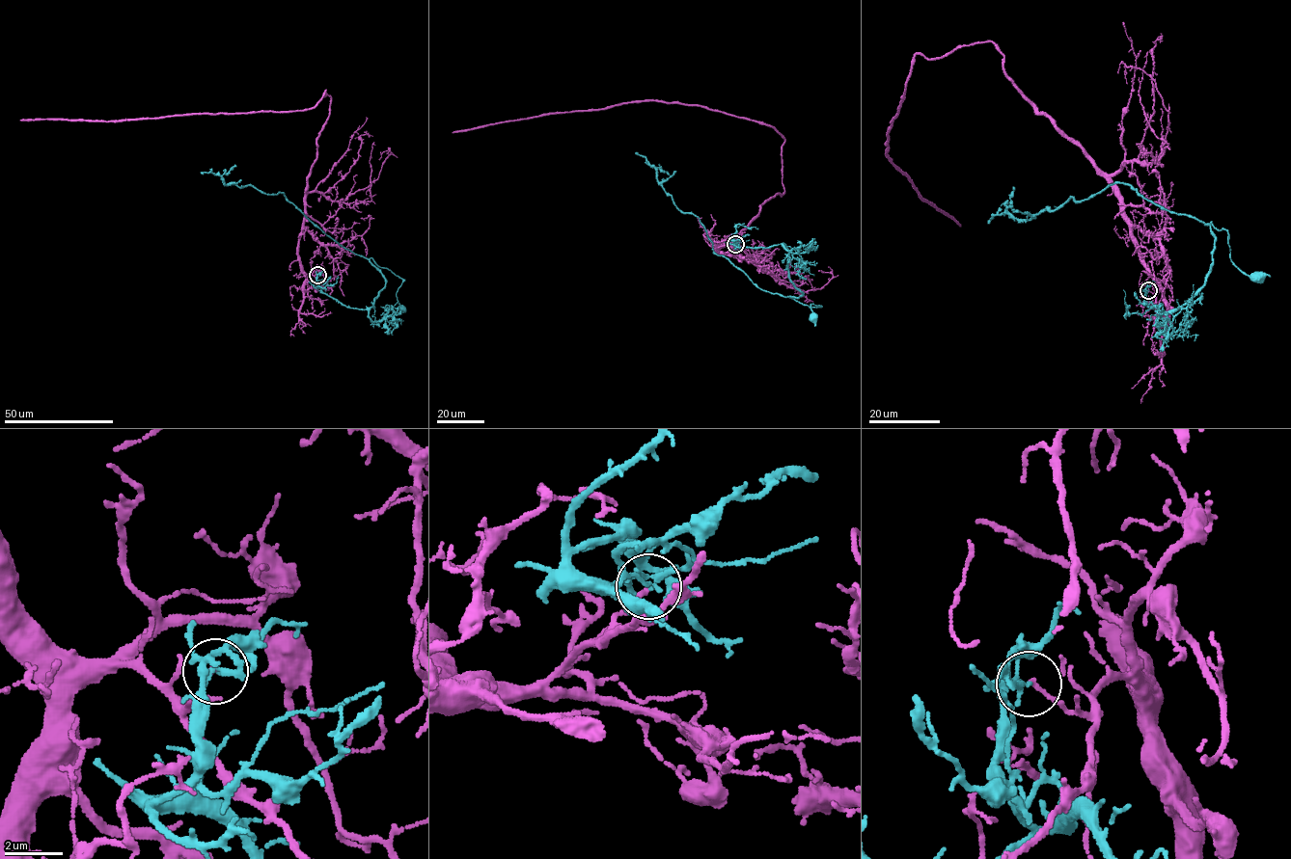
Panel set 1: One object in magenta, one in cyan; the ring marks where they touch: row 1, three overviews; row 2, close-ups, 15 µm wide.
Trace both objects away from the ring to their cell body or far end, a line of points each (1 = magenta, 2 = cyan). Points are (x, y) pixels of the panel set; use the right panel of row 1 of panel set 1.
1: (1148, 290), (1163, 287), (1118, 188), (1034, 108), (991, 41), (916, 54), (888, 133), (891, 162), (961, 226)
2: (1149, 290), (1144, 303), (1164, 324), (1162, 314), (1205, 281), (1211, 223), (1227, 231), (1232, 262), (1259, 277)

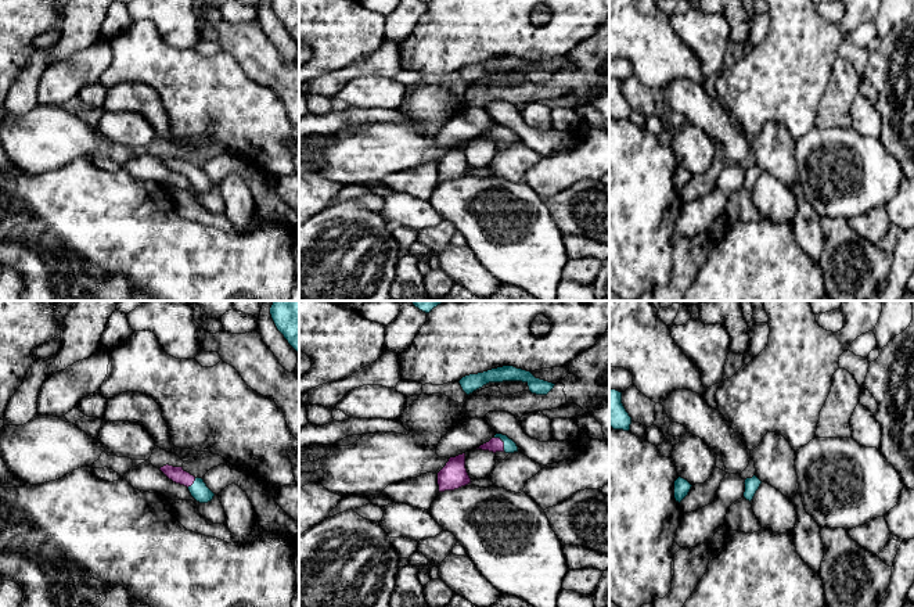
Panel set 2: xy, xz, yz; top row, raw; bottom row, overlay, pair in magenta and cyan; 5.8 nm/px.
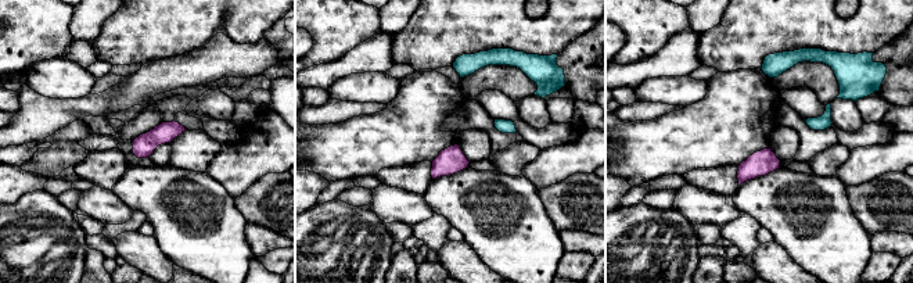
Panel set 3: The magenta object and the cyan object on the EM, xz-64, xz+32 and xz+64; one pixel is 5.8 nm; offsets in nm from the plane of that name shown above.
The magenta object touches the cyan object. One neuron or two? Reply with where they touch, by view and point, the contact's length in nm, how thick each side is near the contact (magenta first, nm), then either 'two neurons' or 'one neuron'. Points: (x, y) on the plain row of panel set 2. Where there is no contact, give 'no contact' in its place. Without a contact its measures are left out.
xz (503, 132) | 110 nm | 80/80 nm | two neurons

